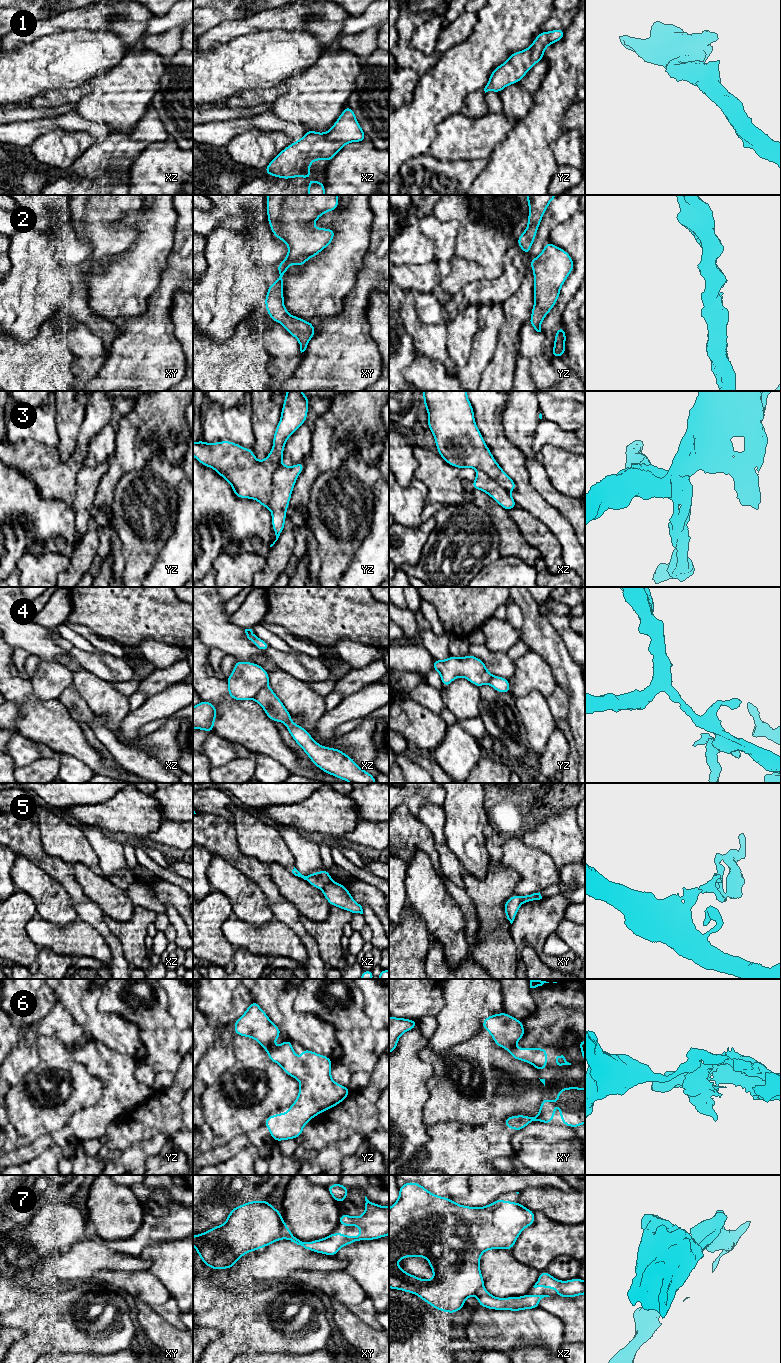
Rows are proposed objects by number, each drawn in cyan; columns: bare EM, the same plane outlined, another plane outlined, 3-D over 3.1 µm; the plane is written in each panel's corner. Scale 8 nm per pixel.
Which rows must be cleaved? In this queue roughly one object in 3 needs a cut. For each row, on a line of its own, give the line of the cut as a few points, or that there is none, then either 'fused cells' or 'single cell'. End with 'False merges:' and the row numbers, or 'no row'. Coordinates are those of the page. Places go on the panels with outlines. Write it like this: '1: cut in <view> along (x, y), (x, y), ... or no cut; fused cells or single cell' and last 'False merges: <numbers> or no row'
1: no cut; single cell
2: no cut; single cell
3: cut in yz along (281, 464), (273, 476), (273, 492), (271, 503), (268, 507); fused cells
4: cut in xz along (267, 685), (262, 687), (253, 698); fused cells
5: cut in xz along (330, 880), (322, 889); fused cells
6: cut in yz along (270, 1046), (266, 1050); fused cells
7: cut in xy along (286, 1225), (284, 1237); fused cells
False merges: 3, 4, 5, 6, 7

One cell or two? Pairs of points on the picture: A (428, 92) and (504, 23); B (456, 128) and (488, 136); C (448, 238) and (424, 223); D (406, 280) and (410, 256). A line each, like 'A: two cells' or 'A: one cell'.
A: one cell
B: one cell
C: one cell
D: two cells

